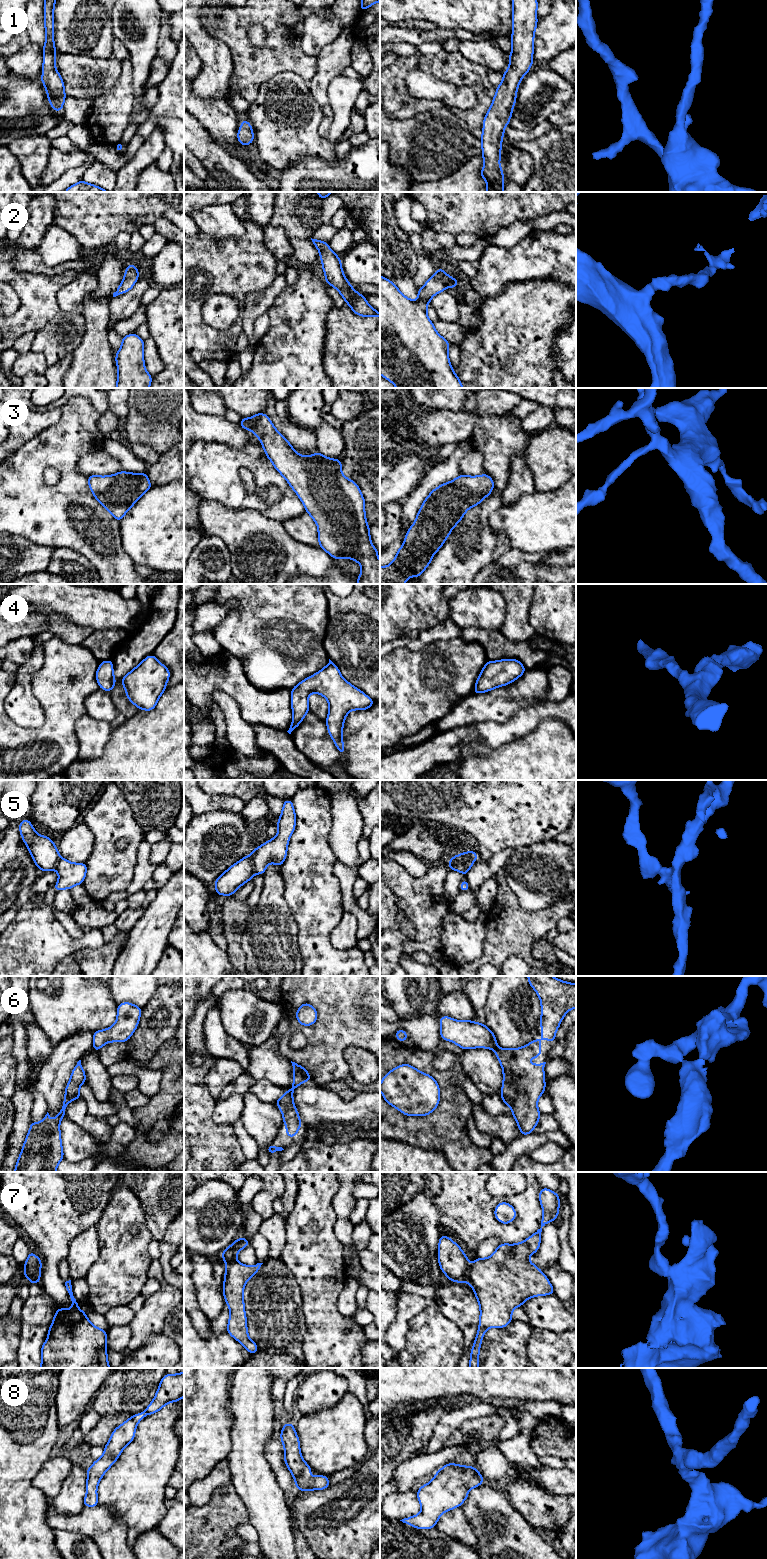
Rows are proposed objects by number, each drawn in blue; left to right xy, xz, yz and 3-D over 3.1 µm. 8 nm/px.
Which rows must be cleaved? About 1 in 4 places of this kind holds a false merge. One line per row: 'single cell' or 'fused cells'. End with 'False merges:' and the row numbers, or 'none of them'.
1: single cell
2: single cell
3: single cell
4: single cell
5: fused cells
6: single cell
7: fused cells
8: single cell
False merges: 5, 7

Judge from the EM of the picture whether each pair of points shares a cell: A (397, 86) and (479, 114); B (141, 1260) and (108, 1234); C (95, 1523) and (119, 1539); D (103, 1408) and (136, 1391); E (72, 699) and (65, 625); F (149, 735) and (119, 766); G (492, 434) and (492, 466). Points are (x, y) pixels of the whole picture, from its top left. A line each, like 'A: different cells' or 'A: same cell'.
A: same cell
B: same cell
C: same cell
D: same cell
E: different cells
F: same cell
G: same cell

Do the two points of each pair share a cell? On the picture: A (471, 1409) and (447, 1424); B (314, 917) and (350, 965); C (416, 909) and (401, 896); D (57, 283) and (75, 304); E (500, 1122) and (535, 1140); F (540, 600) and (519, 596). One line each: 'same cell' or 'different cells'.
A: same cell
B: same cell
C: same cell
D: different cells
E: different cells
F: different cells

